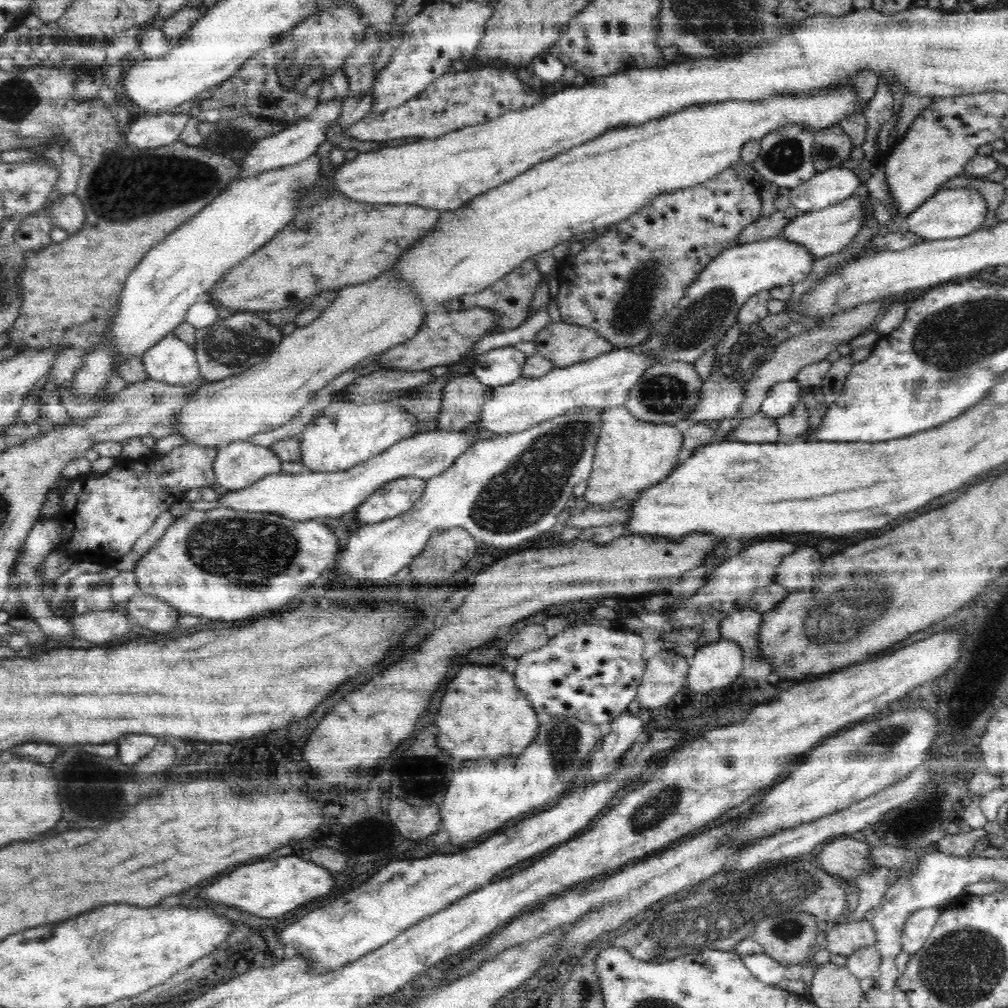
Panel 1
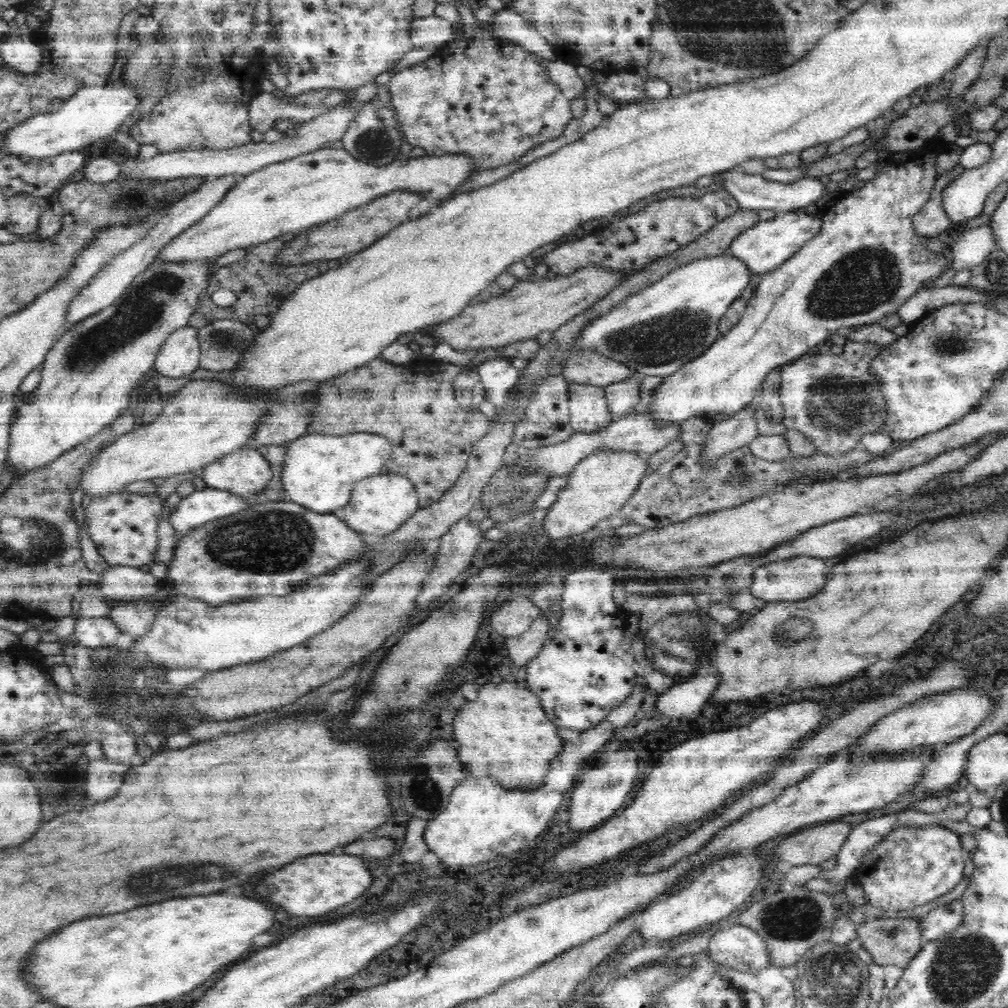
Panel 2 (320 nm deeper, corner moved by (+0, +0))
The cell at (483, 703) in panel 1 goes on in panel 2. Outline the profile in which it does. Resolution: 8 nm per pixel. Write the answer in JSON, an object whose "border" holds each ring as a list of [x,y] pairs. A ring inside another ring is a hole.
{"border":[[[502,682],[500,686],[484,686],[476,702],[466,702],[466,706],[456,714],[454,738],[462,744],[458,756],[469,767],[473,777],[490,774],[496,776],[502,788],[510,790],[536,790],[540,788],[544,776],[550,772],[550,762],[560,754],[564,740],[558,736],[558,726],[552,724],[540,706],[540,697],[528,687],[518,688],[514,682]]]}

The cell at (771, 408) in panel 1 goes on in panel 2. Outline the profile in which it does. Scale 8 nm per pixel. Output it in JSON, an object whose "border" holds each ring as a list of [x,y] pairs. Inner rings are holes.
{"border":[[[847,339],[839,355],[804,355],[780,368],[781,386],[779,396],[784,407],[781,423],[788,431],[802,433],[819,454],[839,455],[850,452],[862,440],[864,434],[880,433],[886,422],[887,401],[881,392],[881,381],[871,374],[872,360],[884,350],[884,345],[870,341]]]}

